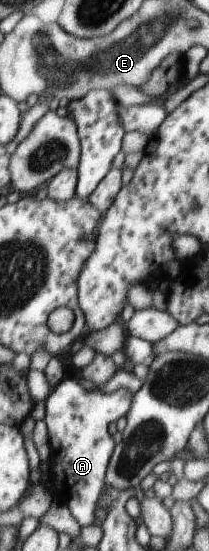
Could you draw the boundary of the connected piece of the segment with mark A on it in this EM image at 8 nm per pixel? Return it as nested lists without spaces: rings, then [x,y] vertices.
[[[78,378],[63,379],[51,390],[44,401],[44,418],[48,447],[48,476],[46,491],[58,502],[63,502],[71,517],[87,527],[93,521],[95,503],[99,499],[107,461],[113,449],[113,441],[107,433],[107,425],[125,417],[130,411],[133,393],[119,388],[111,393],[101,393]]]

